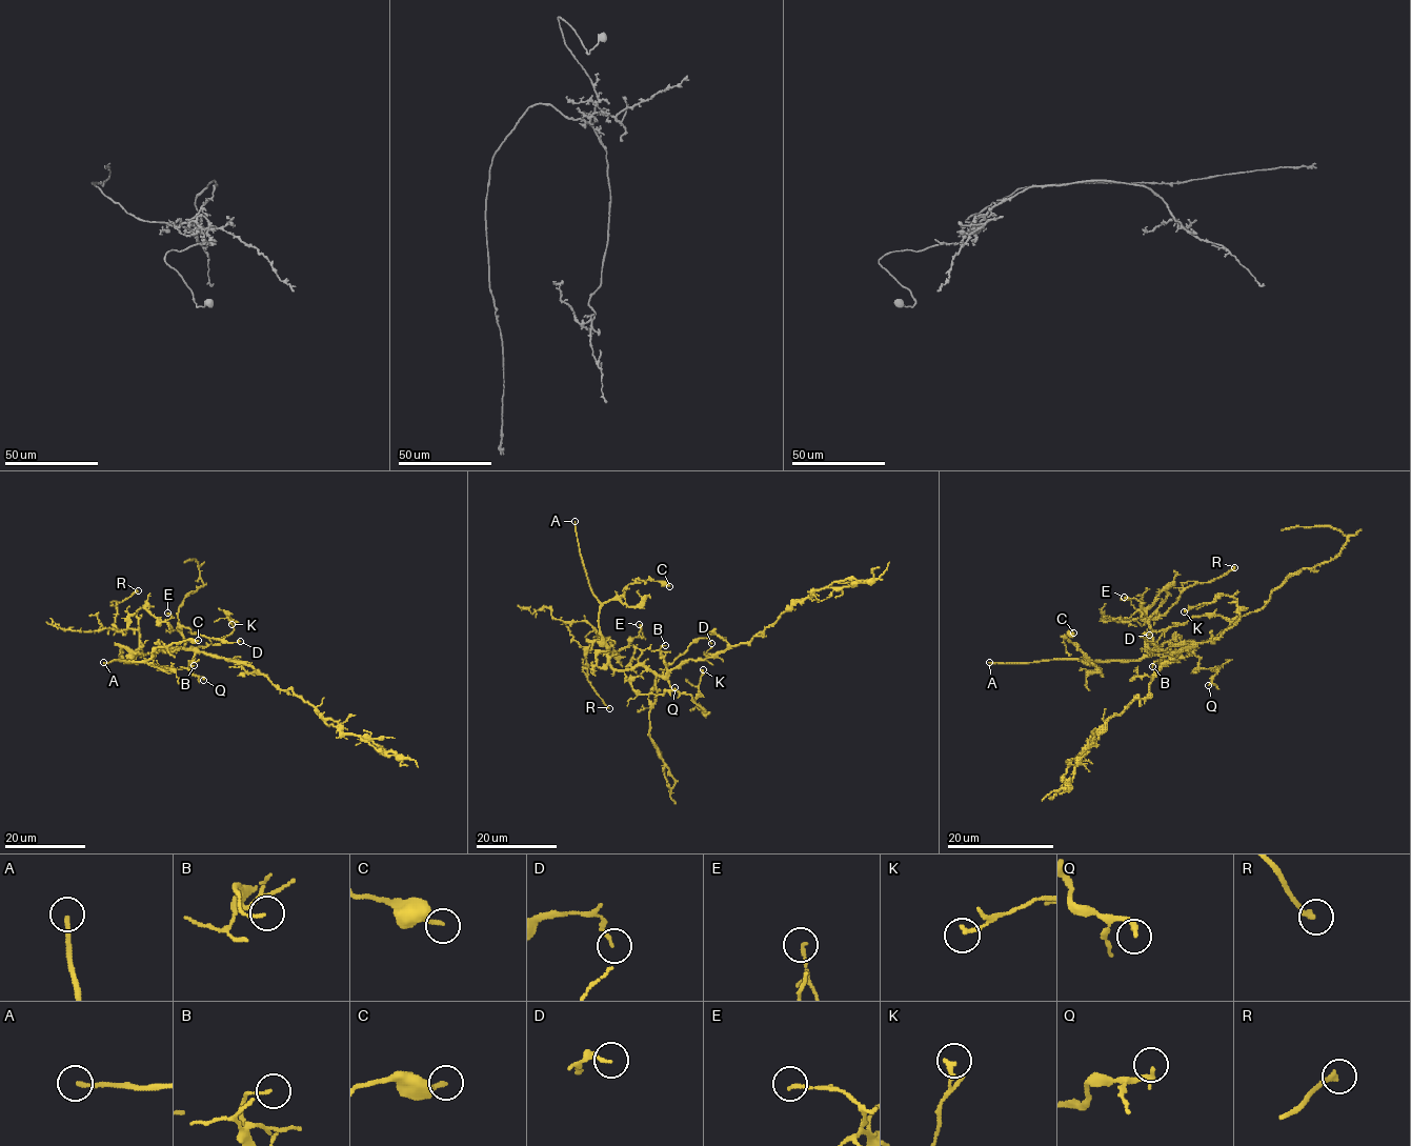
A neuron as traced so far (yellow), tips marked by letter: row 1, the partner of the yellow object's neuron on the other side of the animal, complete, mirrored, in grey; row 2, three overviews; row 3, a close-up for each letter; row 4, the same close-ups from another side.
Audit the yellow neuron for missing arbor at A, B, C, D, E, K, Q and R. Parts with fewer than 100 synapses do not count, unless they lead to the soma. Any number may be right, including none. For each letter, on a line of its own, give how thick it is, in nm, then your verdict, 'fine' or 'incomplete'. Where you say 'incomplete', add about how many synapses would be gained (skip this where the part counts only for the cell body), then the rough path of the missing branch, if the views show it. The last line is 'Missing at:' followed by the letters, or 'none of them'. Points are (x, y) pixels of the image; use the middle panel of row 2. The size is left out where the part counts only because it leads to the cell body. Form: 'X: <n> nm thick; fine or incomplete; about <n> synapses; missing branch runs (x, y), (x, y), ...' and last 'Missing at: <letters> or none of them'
A: 190 nm thick; incomplete
B: 110 nm thick; fine
C: 170 nm thick; fine
D: 130 nm thick; fine
E: 140 nm thick; fine
K: 170 nm thick; fine
Q: 200 nm thick; fine
R: 220 nm thick; fine
Missing at: A

